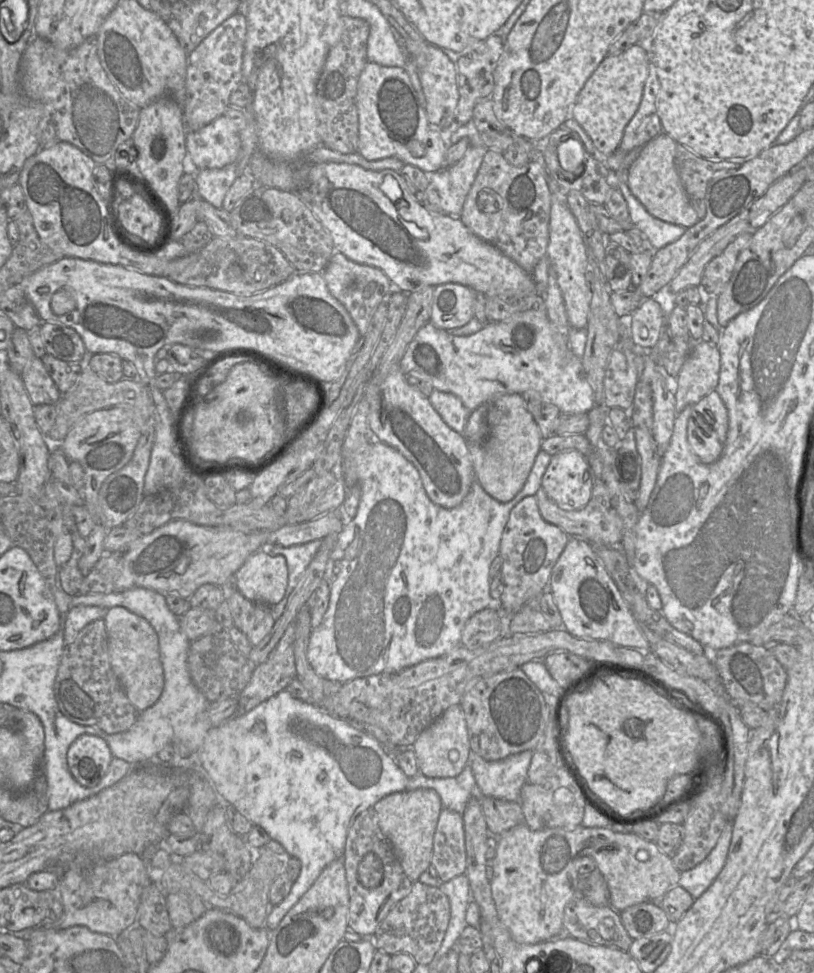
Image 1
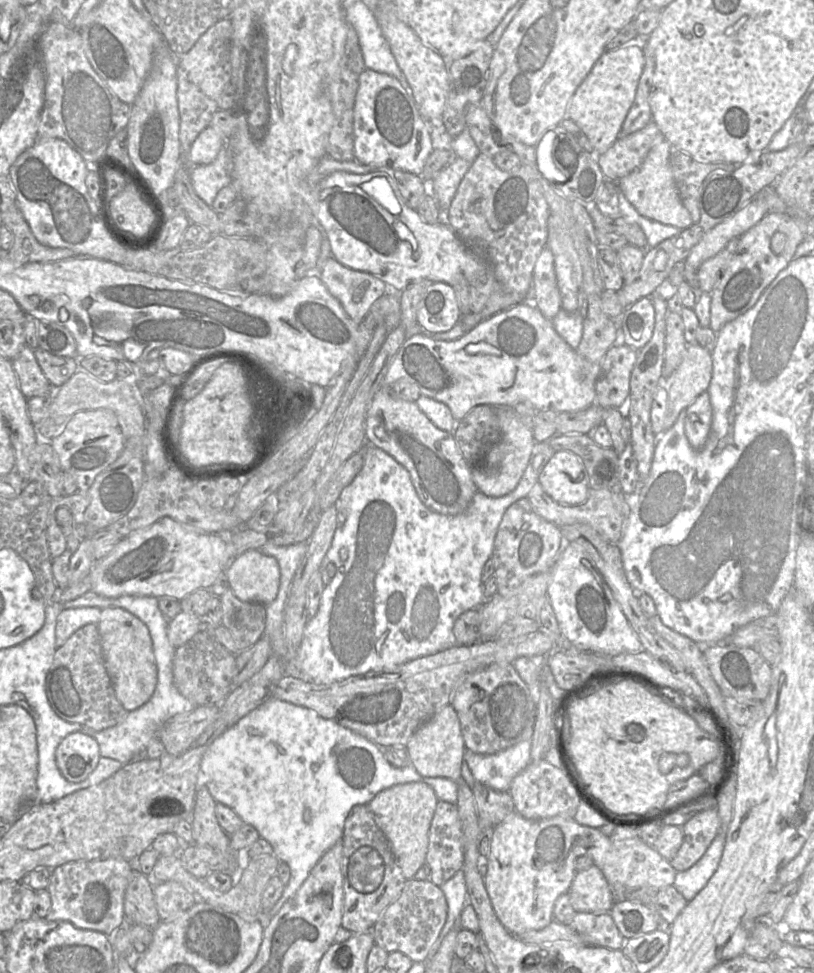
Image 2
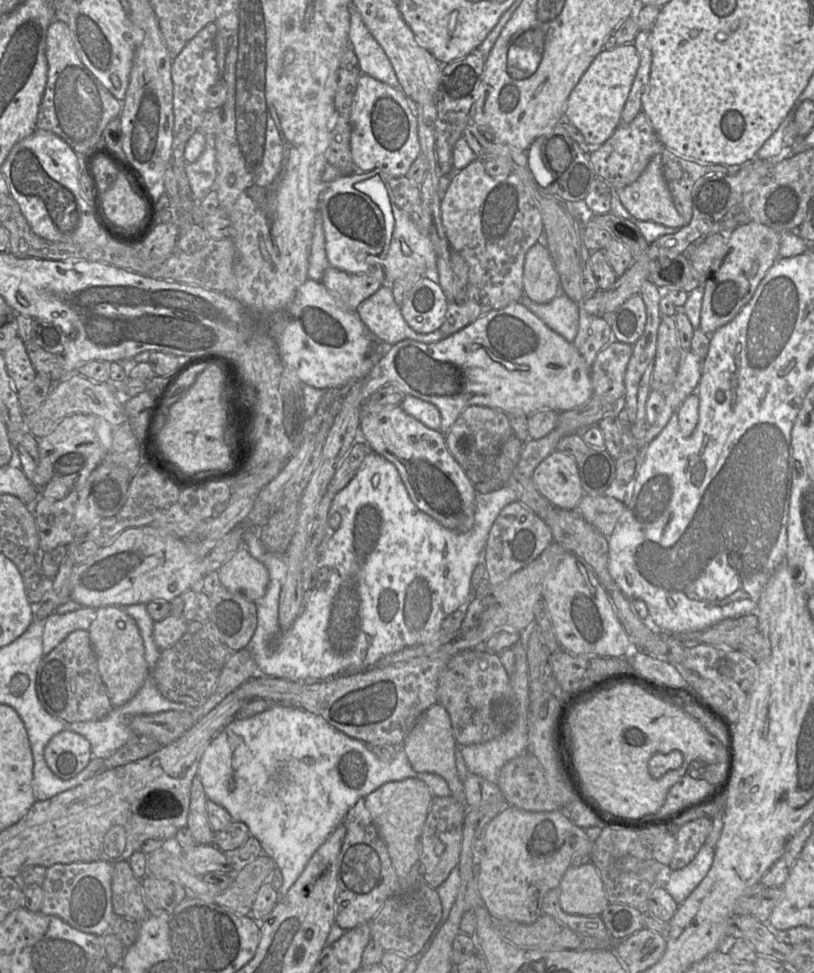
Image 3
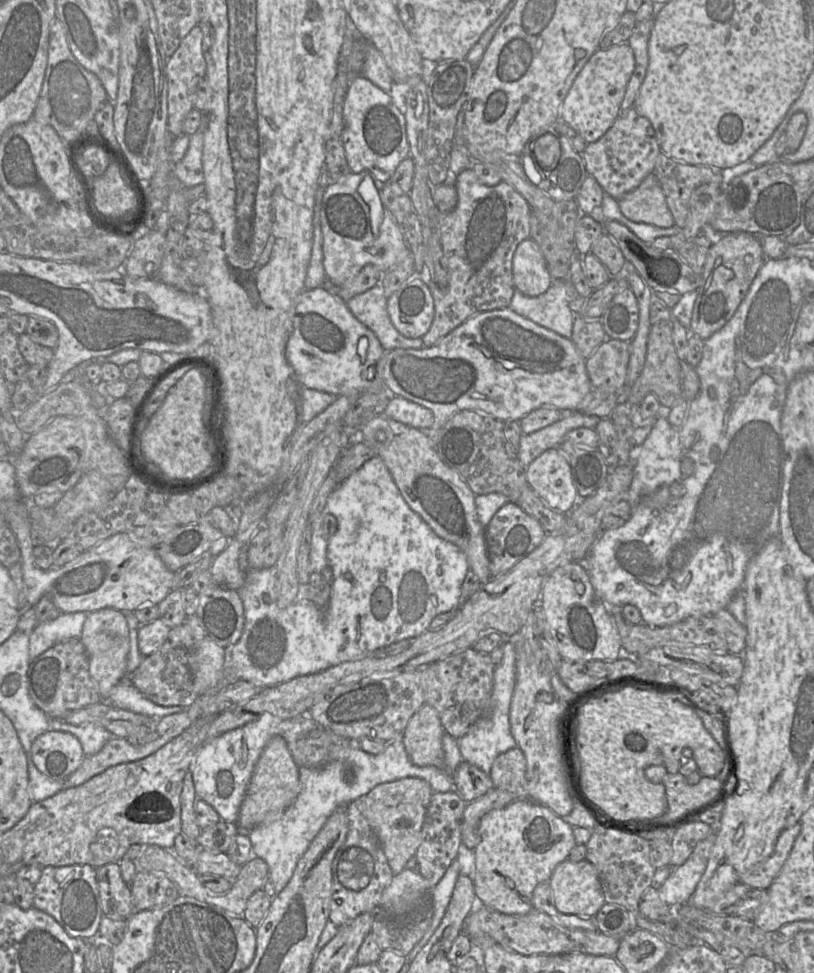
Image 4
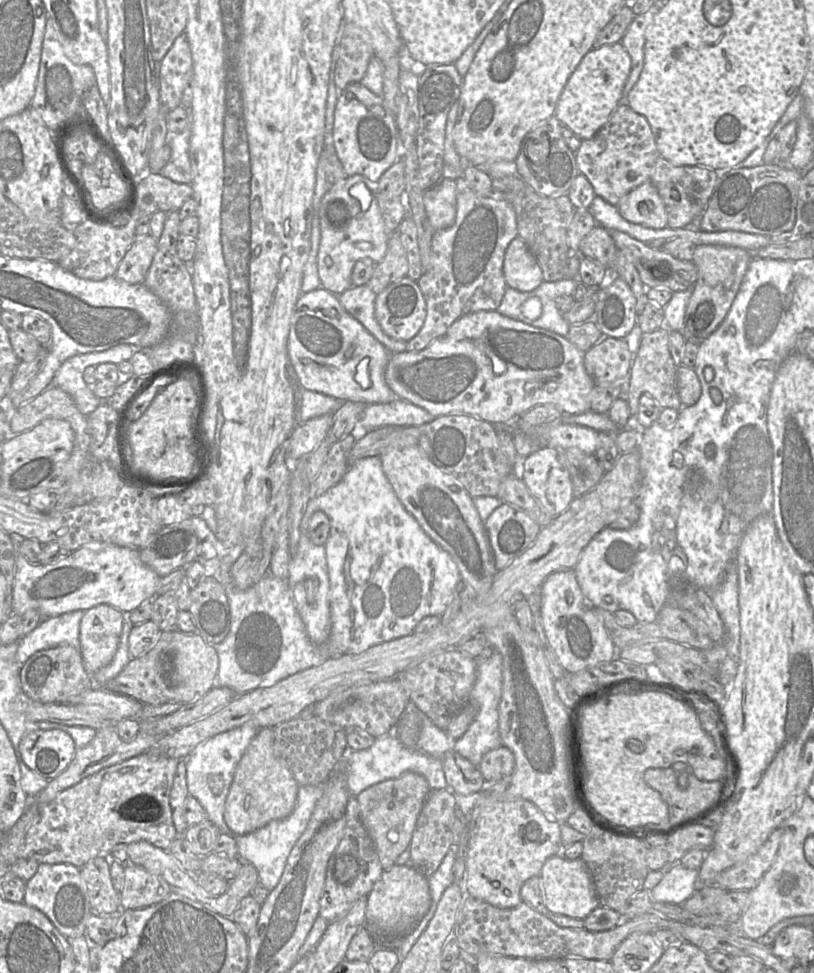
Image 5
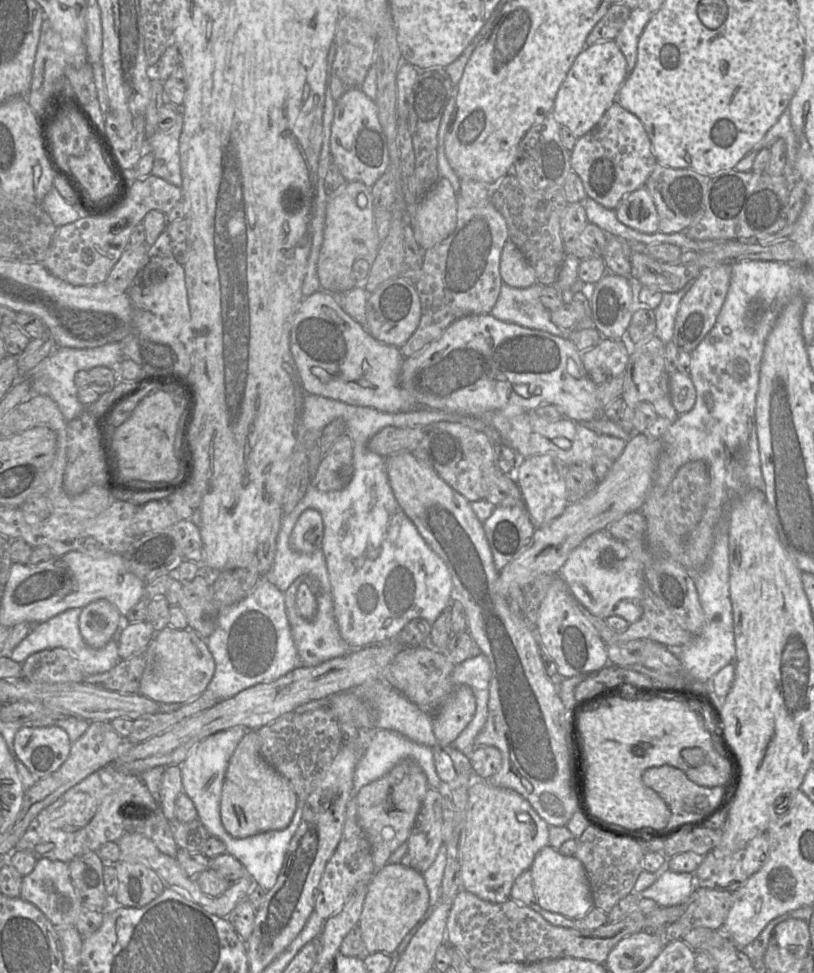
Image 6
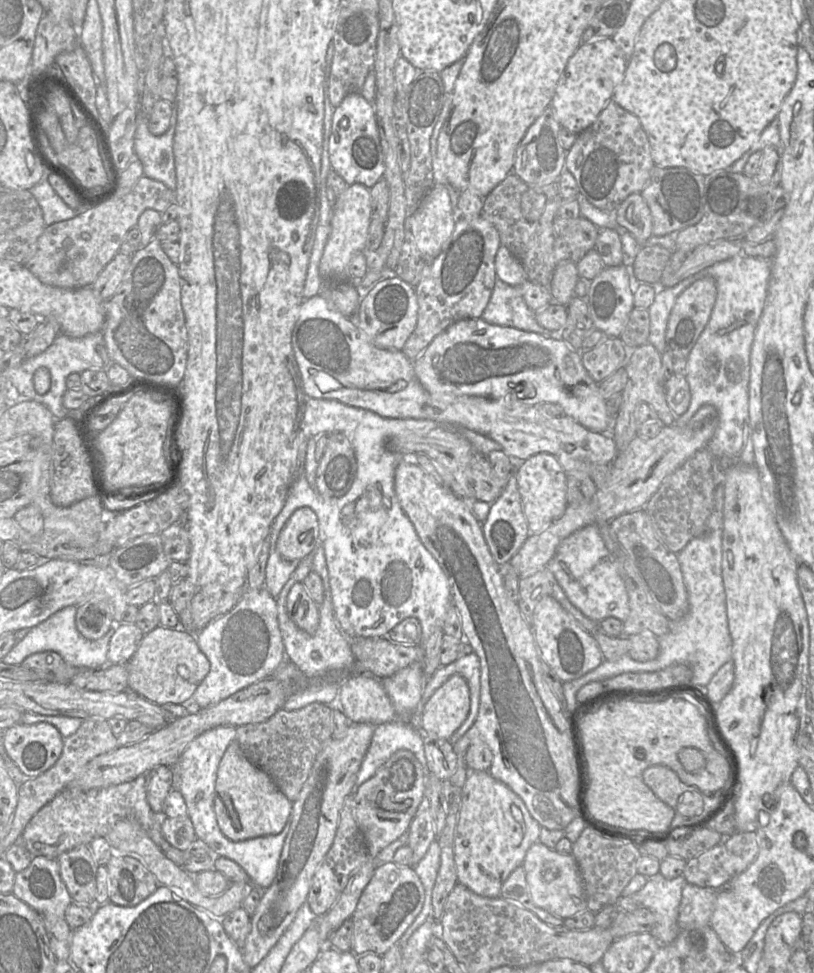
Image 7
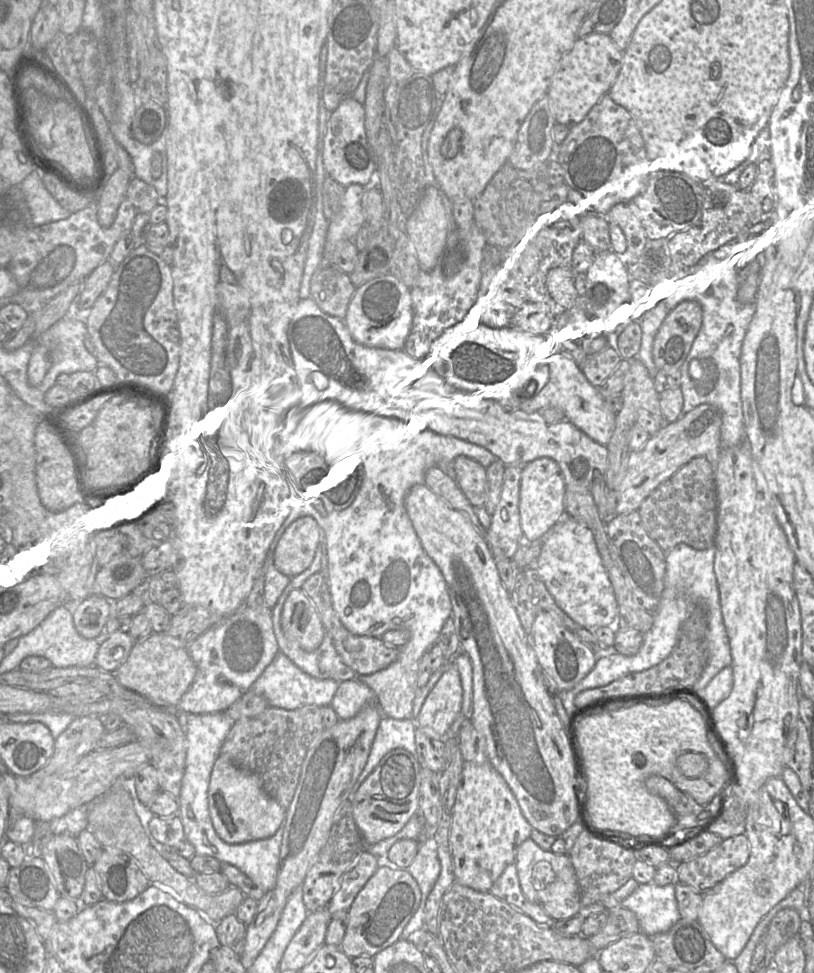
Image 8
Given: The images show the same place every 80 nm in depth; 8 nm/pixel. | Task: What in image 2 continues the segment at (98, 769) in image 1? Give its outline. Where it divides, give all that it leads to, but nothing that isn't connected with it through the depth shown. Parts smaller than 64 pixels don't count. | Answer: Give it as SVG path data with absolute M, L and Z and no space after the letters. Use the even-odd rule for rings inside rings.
M73 732L60 742L55 758L63 777L70 782L79 783L96 768L101 755L94 737L82 732Z

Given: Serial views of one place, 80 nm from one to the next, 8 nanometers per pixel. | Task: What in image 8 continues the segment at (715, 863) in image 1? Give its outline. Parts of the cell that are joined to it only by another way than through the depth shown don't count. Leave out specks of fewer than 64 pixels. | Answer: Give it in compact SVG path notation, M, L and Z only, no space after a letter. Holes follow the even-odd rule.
M653 882L639 884L621 904L635 913L640 932L647 936L668 931L680 919L675 883L665 886L658 886Z

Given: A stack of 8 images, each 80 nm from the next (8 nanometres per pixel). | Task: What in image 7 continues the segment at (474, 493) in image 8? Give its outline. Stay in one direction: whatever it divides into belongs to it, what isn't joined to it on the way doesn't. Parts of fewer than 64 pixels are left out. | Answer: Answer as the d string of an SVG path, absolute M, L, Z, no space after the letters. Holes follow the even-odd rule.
M480 453L474 454L470 462L472 483L475 490L475 499L494 502L502 493L505 485L502 485L487 460L487 456Z

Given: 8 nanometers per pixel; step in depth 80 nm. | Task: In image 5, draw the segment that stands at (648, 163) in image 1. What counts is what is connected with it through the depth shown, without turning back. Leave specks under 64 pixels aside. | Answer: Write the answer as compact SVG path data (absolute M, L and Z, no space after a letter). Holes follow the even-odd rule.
M650 180L634 188L616 206L620 215L629 222L654 229L667 227L664 202Z

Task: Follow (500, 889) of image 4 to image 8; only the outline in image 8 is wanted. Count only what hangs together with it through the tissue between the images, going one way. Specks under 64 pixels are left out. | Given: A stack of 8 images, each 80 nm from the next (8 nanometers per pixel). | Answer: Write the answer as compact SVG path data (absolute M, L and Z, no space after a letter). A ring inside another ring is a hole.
M465 761L450 831L456 882L488 893L505 868L515 863L519 846L530 838L532 830L508 784L490 763Z

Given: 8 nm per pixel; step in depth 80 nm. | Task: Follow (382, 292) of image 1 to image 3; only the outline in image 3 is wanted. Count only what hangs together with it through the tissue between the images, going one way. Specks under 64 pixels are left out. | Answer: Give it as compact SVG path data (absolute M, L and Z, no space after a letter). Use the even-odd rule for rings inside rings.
M332 266L326 268L321 282L345 309L353 312L382 286L381 282L372 276L349 274Z

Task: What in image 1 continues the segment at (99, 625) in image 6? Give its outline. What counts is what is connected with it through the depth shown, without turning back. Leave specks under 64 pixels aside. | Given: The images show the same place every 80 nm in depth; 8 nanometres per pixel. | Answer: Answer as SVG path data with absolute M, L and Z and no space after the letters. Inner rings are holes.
M124 607L107 609L104 622L112 670L130 702L141 712L156 703L164 688L164 670L157 633L145 618Z

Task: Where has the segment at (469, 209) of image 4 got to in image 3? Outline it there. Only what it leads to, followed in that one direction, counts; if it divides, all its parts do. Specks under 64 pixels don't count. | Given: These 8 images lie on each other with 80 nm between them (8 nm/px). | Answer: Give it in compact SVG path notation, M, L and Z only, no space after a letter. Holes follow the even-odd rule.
M481 159L474 160L452 177L447 191L442 193L441 219L449 244L468 265L466 299L462 303L448 303L444 323L439 329L447 337L490 311L519 303L524 296L523 271L526 254L540 241L544 226L538 204L521 179L512 173L508 176L491 177Z

